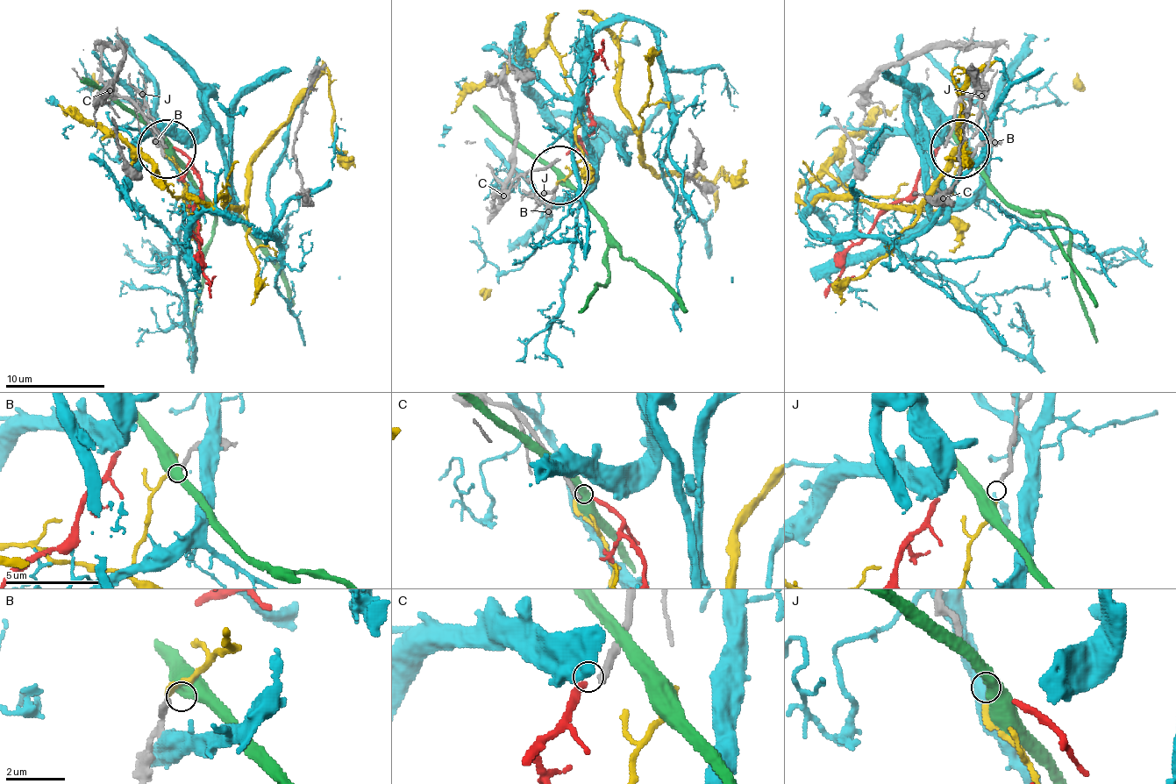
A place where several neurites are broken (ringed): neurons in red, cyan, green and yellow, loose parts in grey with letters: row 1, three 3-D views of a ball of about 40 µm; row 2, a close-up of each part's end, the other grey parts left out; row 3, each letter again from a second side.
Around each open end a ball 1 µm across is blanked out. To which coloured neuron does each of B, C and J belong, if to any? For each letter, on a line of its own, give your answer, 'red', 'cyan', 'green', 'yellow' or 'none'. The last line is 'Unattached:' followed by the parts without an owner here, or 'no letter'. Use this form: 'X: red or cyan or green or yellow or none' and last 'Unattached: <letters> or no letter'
B: none
C: red
J: yellow
Unattached: B

